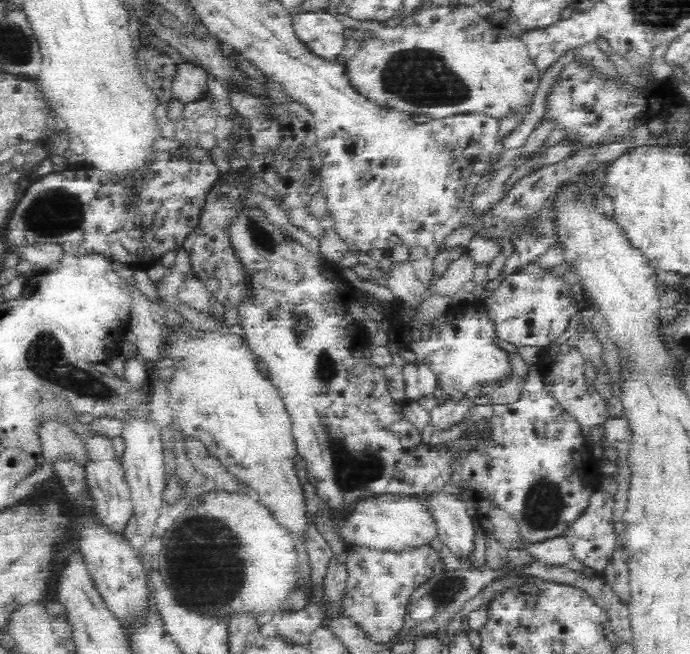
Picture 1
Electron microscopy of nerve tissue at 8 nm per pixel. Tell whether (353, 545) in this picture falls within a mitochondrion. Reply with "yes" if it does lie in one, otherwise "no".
no

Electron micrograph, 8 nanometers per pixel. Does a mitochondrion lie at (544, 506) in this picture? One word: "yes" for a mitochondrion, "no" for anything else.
yes

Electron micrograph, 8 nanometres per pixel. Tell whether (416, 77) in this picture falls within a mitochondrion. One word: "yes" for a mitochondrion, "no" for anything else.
yes

